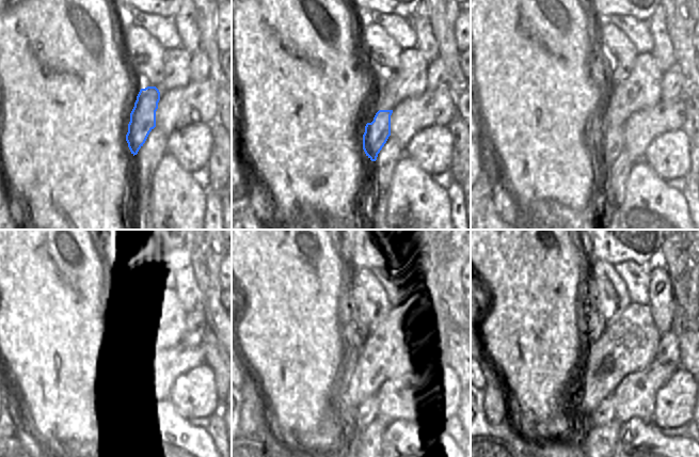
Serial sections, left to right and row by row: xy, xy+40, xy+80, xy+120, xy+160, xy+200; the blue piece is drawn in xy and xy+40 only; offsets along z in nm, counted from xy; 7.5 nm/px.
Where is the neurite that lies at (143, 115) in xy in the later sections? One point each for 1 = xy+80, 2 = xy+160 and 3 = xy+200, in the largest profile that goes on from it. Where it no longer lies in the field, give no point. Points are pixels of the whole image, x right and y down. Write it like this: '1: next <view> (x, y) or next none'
1: next xy+80 (614, 145)
2: next xy+160 (367, 411)
3: next xy+200 (604, 413)

